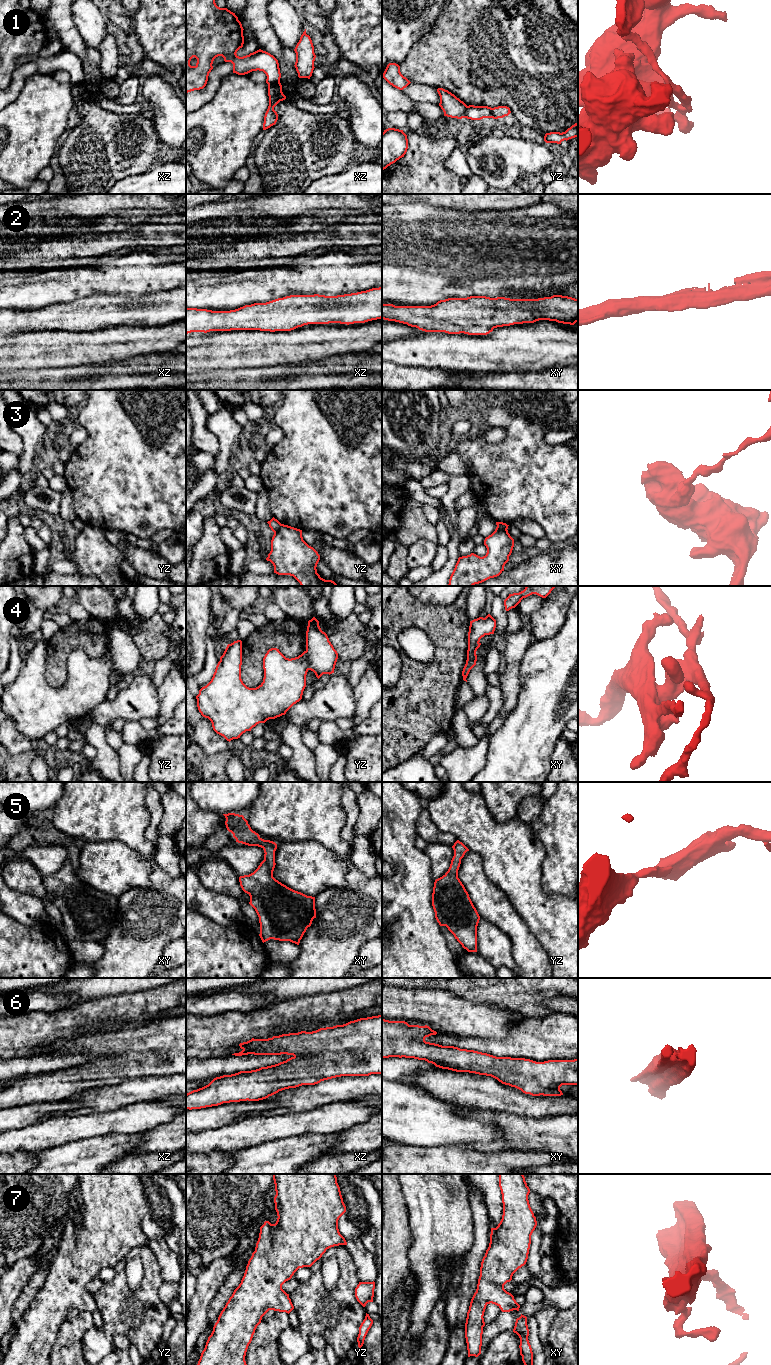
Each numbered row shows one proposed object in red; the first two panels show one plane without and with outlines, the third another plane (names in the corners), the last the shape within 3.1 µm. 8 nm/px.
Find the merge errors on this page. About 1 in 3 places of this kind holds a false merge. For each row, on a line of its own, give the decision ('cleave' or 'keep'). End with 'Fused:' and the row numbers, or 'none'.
1: cleave
2: keep
3: cleave
4: cleave
5: keep
6: keep
7: keep
Fused: 1, 3, 4

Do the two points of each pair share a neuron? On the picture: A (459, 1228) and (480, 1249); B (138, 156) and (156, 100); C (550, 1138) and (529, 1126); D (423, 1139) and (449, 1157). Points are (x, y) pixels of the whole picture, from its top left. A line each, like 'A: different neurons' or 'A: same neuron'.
A: different neurons
B: different neurons
C: same neuron
D: different neurons

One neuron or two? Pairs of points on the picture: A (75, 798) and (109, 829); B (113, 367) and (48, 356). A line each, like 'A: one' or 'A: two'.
A: one
B: two

